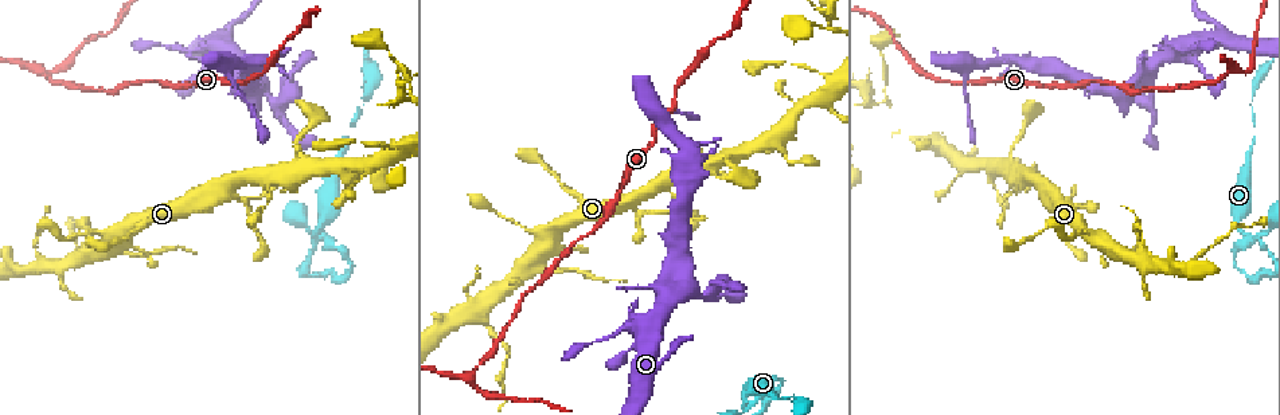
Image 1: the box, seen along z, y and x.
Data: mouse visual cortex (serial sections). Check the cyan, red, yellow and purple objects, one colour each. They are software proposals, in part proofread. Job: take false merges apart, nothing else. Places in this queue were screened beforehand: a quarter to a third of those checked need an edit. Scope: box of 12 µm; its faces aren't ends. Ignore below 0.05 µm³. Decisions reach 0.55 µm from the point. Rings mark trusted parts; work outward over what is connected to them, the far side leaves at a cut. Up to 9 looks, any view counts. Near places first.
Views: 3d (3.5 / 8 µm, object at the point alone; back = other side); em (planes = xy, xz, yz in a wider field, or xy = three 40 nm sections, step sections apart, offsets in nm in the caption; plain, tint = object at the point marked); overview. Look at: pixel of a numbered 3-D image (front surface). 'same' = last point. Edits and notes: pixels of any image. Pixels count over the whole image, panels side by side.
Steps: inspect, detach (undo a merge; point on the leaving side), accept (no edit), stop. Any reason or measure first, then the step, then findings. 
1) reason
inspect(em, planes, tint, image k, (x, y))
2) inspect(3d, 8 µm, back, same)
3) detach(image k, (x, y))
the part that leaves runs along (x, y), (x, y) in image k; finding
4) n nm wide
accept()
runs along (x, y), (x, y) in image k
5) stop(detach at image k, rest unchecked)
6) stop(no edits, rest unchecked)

abrupt turn
inspect(3d, 8 µm, image 1, (707, 292))

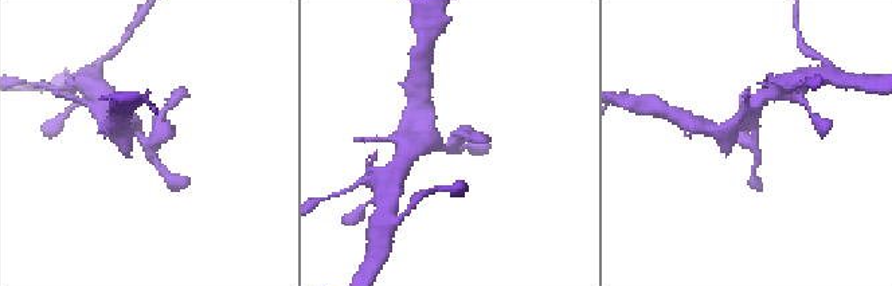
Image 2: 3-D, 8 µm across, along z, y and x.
inspect(3d, 3.5 µm, image 2, (150, 142))

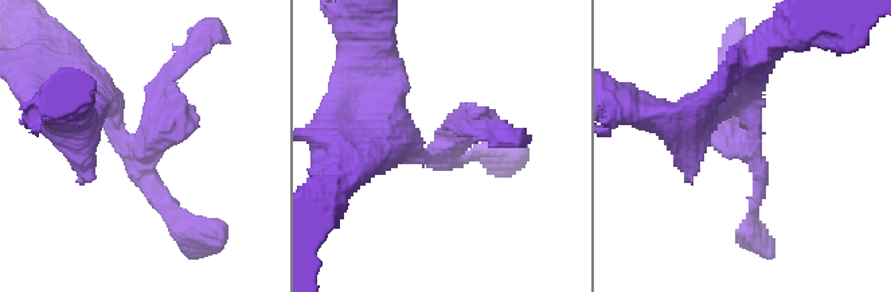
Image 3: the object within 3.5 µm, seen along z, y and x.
inspect(em, xy, step 3, tint, image 3, (750, 145))

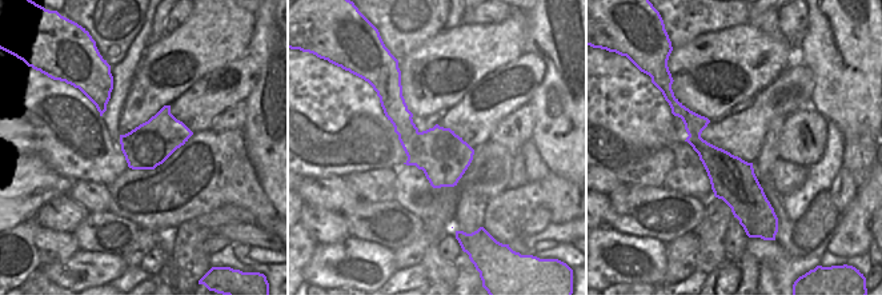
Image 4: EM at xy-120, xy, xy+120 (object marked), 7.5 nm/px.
accept()
one cell here

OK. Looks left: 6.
sharp bend
inspect(3d, 3.5 µm, image 1, (625, 329))

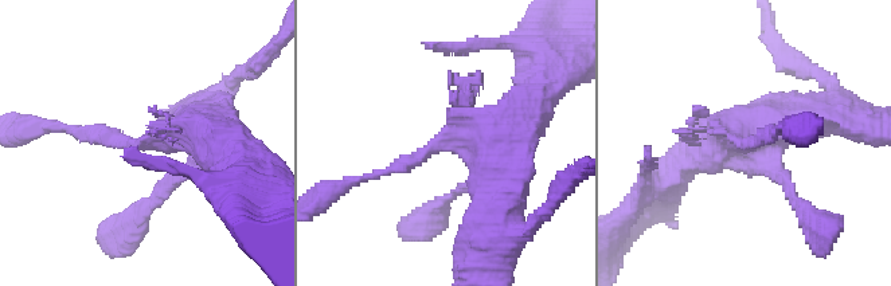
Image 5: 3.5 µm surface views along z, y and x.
arms of 100, 500 nm; need the tissue
inspect(em, planes, tint, image 5, (439, 148))

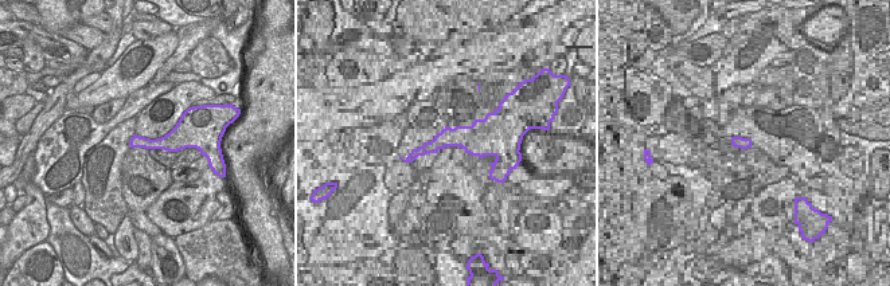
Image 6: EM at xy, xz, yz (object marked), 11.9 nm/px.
inspect(em, xy, step 5, tint, same)

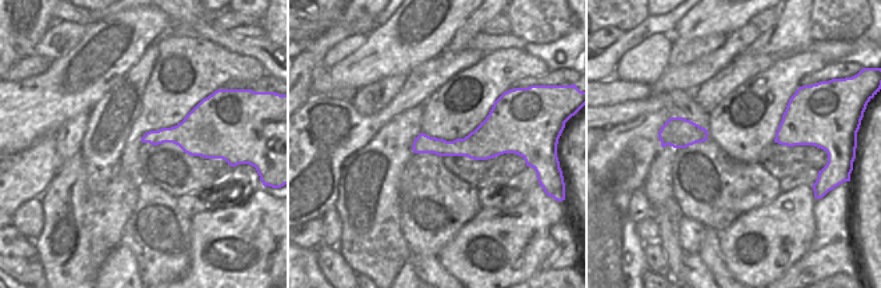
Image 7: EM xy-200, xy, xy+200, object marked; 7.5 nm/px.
detach(image 5, (405, 165))
the part that leaves runs along (452, 147), (332, 191) in image 5; two cells meet here

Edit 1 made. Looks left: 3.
inspect(overview)

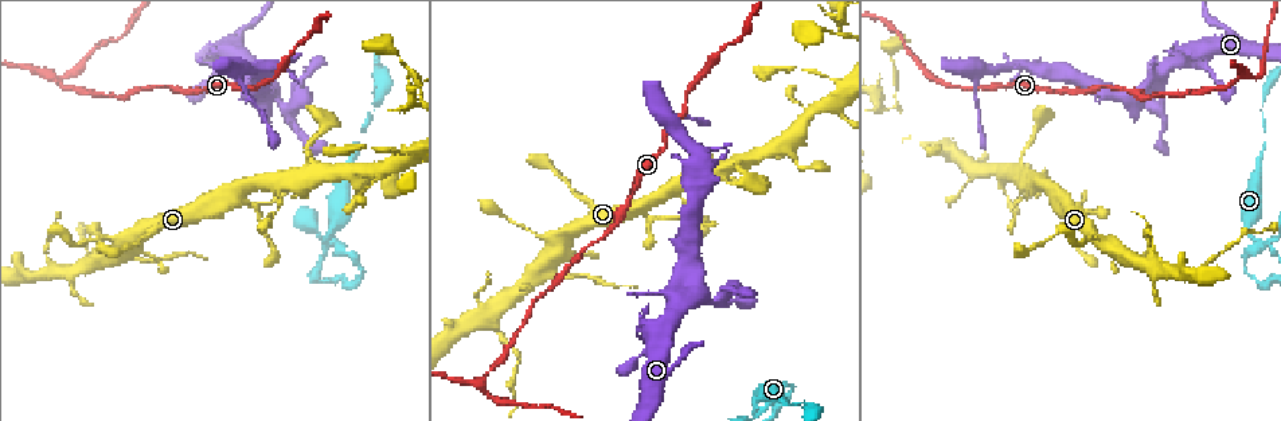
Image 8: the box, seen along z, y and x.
small branch off a trunk
inspect(3d, 3.5 µm, image 8, (660, 198))

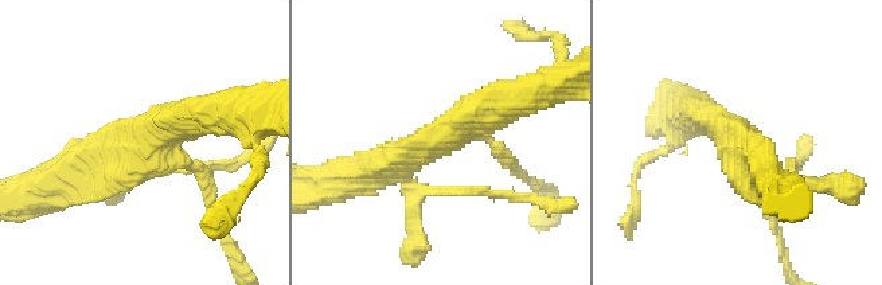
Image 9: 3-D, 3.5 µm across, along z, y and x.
3 arms; arms of 150, 400, 400 nm
inspect(em, planes, tint, image 9, (437, 138))

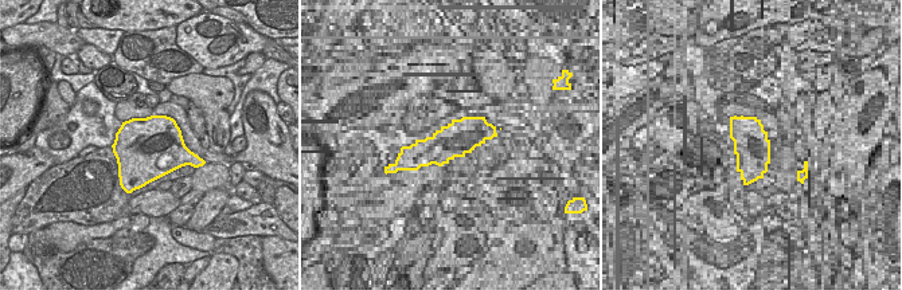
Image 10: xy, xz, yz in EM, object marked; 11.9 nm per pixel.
accept()
continuous, no second cell

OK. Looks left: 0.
stop(detach at image 5, rest unchecked)

